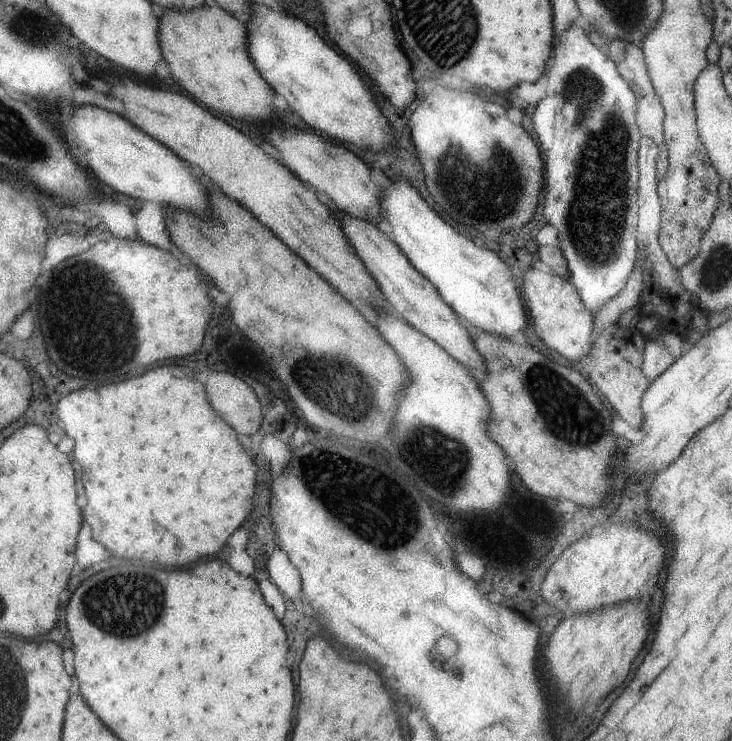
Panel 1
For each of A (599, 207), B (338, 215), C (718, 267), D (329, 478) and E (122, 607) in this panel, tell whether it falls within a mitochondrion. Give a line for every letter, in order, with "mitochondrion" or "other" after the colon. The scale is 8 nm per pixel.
A: mitochondrion
B: other
C: mitochondrion
D: mitochondrion
E: mitochondrion

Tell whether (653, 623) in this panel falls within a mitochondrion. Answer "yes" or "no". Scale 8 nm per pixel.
no

